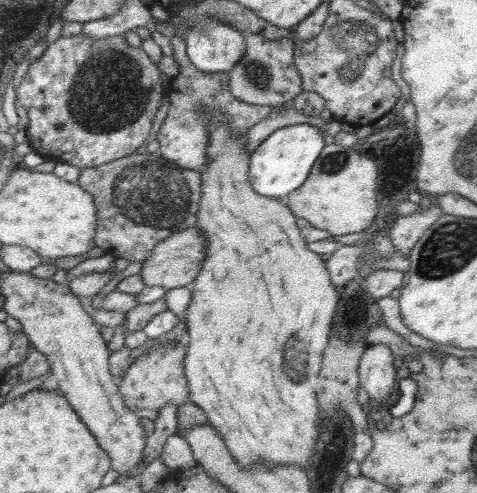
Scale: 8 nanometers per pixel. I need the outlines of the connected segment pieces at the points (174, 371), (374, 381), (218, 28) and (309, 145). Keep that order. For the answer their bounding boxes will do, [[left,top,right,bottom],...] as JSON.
[[119,340,189,412],[357,343,398,407],[185,16,246,73],[249,123,324,198]]

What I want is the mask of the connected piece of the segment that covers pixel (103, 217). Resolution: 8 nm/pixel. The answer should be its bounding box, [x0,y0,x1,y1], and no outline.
[76,151,203,263]

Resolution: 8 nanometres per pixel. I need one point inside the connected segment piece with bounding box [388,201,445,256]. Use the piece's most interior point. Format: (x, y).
(406, 231)

